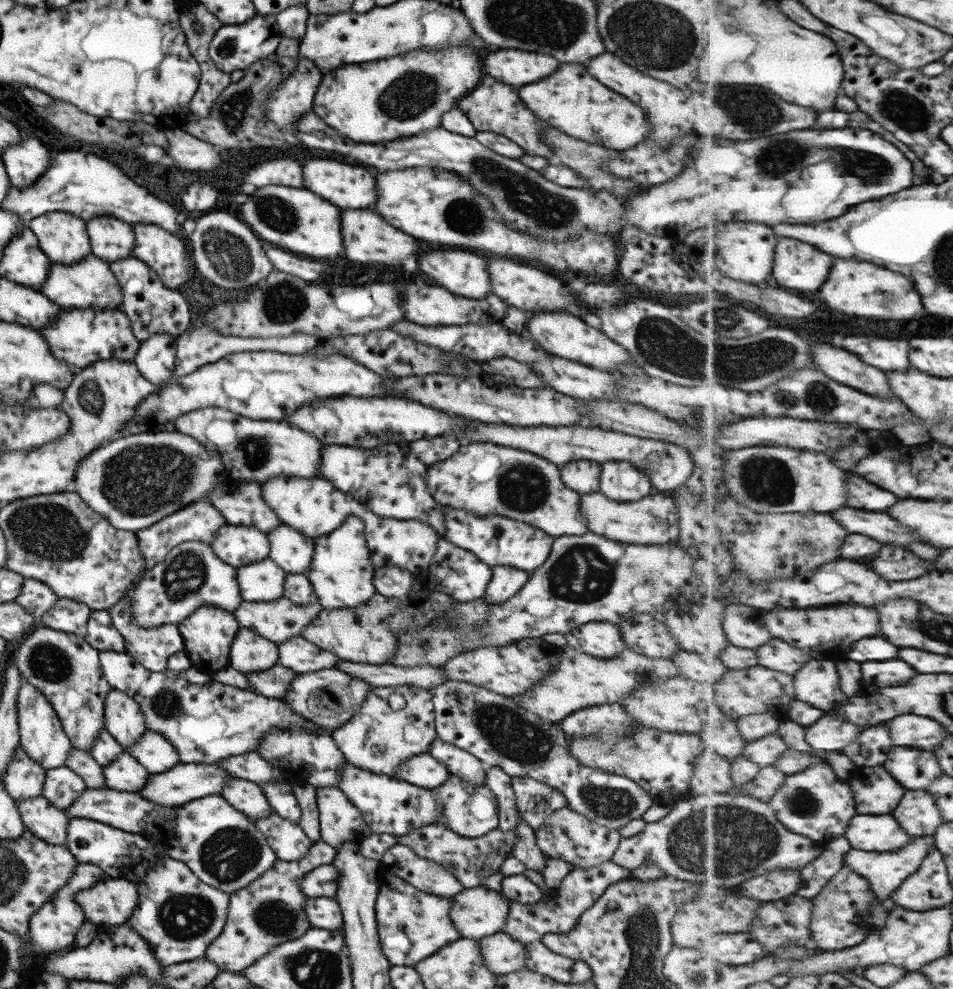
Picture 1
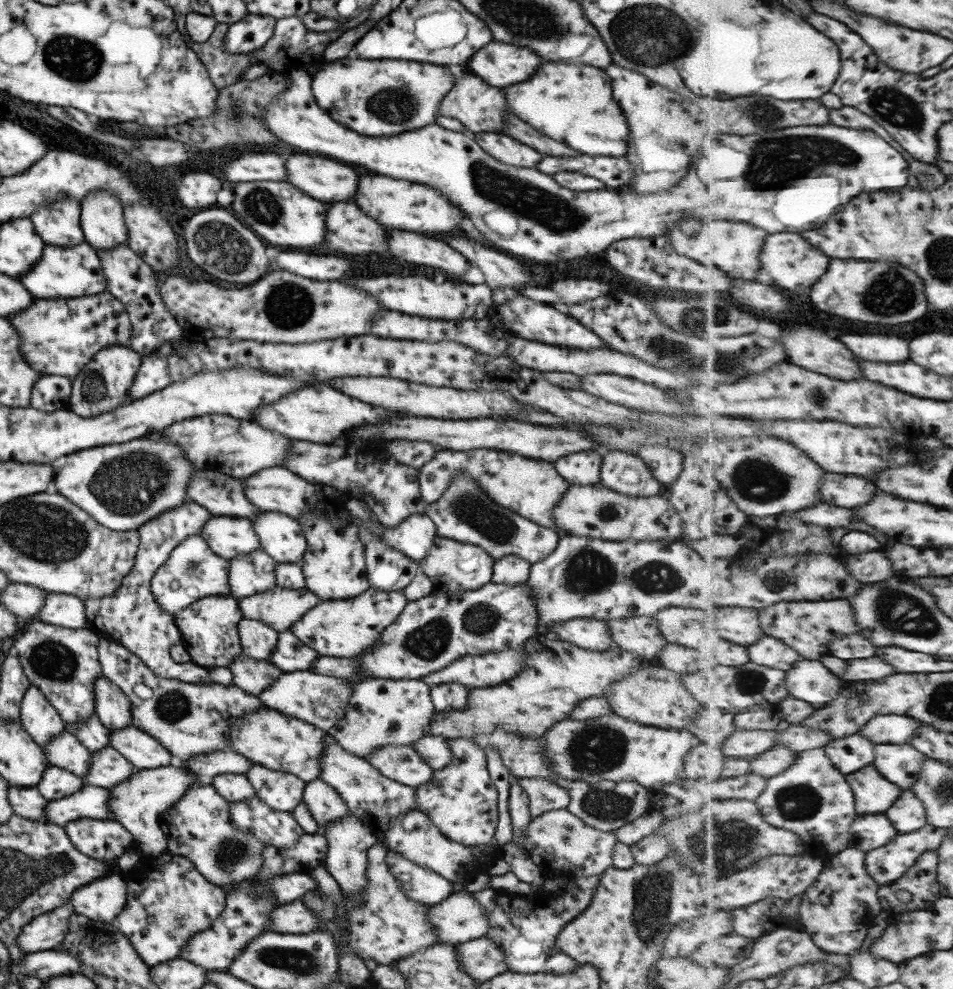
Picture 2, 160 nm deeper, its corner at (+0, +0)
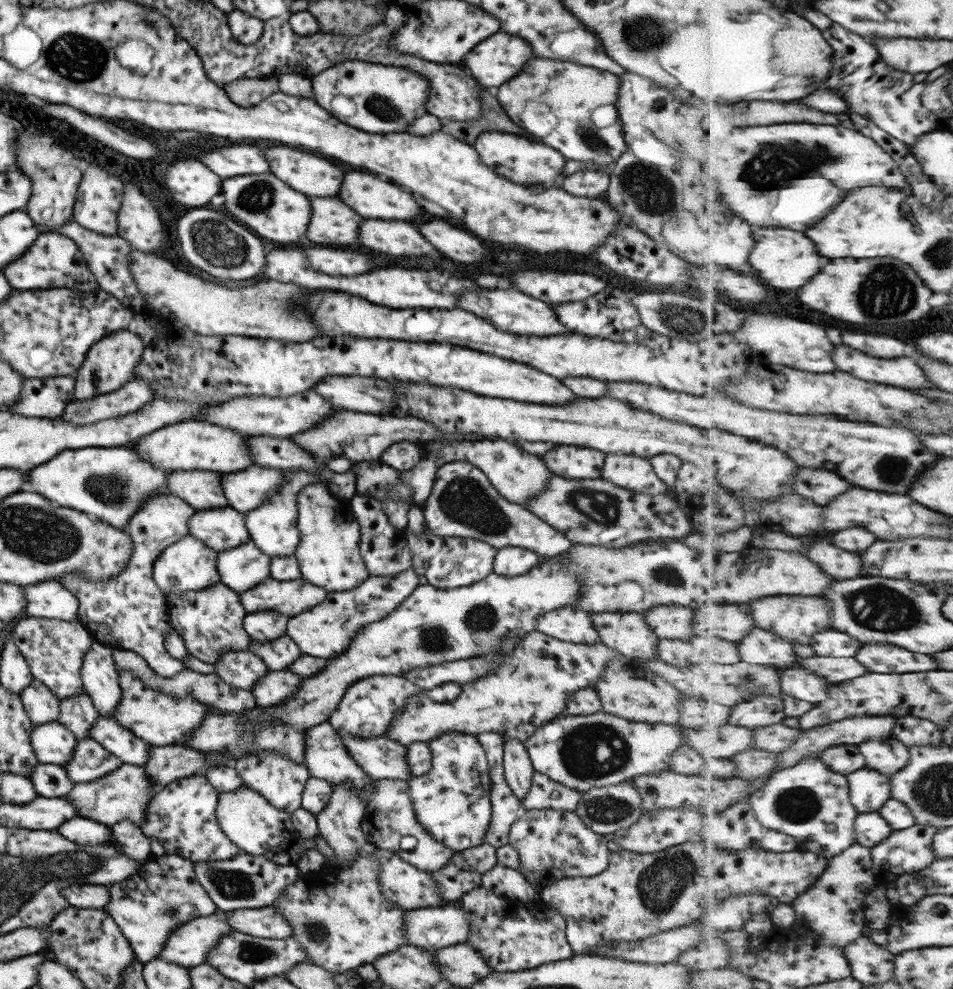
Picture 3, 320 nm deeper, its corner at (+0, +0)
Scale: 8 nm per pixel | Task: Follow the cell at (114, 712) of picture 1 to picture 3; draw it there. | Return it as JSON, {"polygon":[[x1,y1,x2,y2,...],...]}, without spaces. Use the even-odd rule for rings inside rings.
{"polygon":[[93,640,82,656,80,679,82,690,91,699,98,714,112,718,121,698,112,647]]}

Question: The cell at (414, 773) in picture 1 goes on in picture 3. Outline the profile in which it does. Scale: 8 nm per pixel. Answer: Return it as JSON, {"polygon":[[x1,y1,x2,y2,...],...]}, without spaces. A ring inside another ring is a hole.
{"polygon":[[341,733,340,741,349,757,363,769,367,777,395,779,409,782,413,778,409,765,405,762,406,747,384,736,359,738]]}

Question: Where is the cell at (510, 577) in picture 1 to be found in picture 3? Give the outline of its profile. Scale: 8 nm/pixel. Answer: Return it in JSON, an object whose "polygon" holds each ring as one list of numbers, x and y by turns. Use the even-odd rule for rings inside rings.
{"polygon":[[503,547,496,550,492,572,499,576,519,576,539,566,541,559,530,550,521,547]]}

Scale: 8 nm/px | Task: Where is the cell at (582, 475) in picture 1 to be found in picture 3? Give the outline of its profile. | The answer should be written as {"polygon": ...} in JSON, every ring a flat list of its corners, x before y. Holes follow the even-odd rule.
{"polygon":[[555,446,540,458,547,470,564,479,599,478,603,468,603,454,591,448]]}

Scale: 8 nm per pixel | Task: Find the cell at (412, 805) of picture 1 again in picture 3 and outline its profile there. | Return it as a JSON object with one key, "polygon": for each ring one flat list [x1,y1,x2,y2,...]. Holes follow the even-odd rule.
{"polygon":[[329,723,316,724,305,730,303,759,305,759,305,767,309,777,325,780,331,786,347,784,353,792,357,792,361,804,364,807,367,806,367,796,369,796,375,780,367,777,363,769,357,767,356,762,349,757,345,747,342,745,340,735,337,734,336,730,333,730]]}

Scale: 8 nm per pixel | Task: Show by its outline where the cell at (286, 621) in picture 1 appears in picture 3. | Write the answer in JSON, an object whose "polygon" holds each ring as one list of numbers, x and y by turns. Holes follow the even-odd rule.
{"polygon":[[299,576,286,581,267,577,262,583,239,593,238,597,246,614,274,610,291,618,319,604,325,595,325,589]]}

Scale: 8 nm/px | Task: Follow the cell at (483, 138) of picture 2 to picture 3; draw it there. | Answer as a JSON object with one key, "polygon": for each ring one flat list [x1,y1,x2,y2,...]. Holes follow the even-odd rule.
{"polygon":[[483,131,476,136,472,147,477,151,479,160,495,174,517,184,536,185,542,188,560,186,566,159,554,148,540,141,532,141,524,136,499,131]]}

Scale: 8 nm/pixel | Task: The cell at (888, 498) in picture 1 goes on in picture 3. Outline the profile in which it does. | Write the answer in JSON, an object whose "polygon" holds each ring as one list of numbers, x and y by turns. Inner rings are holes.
{"polygon":[[799,467,795,482,793,482,793,492,795,494,805,494,805,498,811,498,817,504,827,504,833,498,837,498,839,494,847,492,849,488,853,488,853,484,849,484,845,478,841,478,835,472,827,472,827,470,813,470,811,467]]}

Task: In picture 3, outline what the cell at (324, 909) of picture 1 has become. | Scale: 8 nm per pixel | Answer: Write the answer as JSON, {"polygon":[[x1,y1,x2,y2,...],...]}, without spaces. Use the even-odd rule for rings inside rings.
{"polygon":[[273,906,231,910,224,914,233,931,257,938,281,939,290,936,290,926]]}

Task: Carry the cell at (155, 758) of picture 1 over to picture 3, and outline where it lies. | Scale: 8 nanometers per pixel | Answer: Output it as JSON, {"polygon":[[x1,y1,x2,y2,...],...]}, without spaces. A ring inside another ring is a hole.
{"polygon":[[98,715,88,737,124,764,142,767,149,758,151,746,111,717]]}

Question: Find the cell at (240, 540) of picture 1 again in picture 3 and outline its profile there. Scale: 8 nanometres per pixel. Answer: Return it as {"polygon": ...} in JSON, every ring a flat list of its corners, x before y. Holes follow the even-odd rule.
{"polygon":[[229,506,196,510,187,524,188,534,215,552,235,548,250,540,245,528,244,513]]}

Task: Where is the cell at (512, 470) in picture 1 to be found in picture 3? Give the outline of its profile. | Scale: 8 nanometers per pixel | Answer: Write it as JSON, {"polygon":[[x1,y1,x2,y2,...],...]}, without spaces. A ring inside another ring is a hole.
{"polygon":[[435,439,433,442,427,442,423,447,417,464,409,470,398,473,398,478,410,488,413,504,419,506,429,496,437,468,457,460,468,462,478,468,505,500,521,505,523,508,526,508,525,504,528,498,541,492,549,477,552,477,551,472,545,468,545,464,539,460,540,457,535,458,515,442,503,439,481,439,478,441,439,439,439,442]]}

